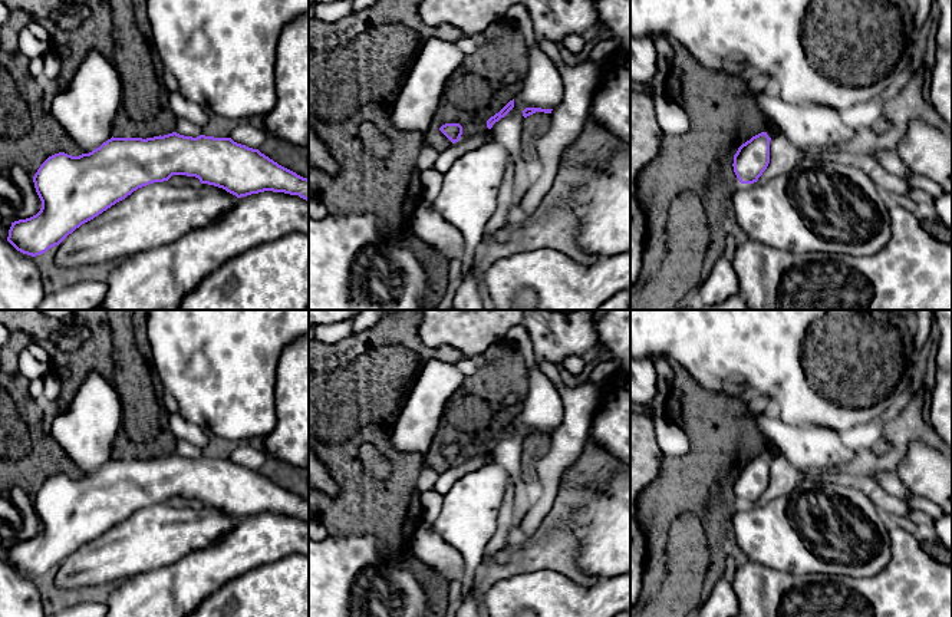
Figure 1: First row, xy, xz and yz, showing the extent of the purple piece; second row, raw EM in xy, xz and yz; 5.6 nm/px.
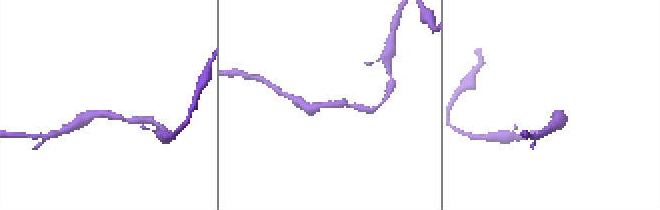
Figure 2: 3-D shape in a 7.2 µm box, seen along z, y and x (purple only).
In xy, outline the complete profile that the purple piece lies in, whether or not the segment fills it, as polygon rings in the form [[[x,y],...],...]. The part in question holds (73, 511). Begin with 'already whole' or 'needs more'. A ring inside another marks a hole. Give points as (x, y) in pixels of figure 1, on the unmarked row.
already whole; [[[177,453],[146,461],[112,458],[89,475],[72,478],[59,474],[49,478],[33,498],[42,529],[30,540],[11,544],[7,562],[23,575],[40,577],[138,509],[168,502],[172,496],[195,498],[201,505],[223,509],[237,519],[273,512],[309,522],[307,499],[231,459],[192,459]]]

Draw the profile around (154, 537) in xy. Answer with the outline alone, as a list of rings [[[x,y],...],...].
[[[168,502],[149,505],[69,555],[57,567],[55,584],[60,588],[78,588],[119,583],[167,567],[190,552],[207,548],[221,540],[237,521],[225,511],[208,505],[200,508],[177,508]]]

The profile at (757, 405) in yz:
[[[757,395],[747,400],[745,415],[760,416],[768,412],[774,412],[773,402],[770,397],[764,395]]]

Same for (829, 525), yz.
[[[807,475],[791,496],[778,496],[765,505],[741,505],[731,525],[750,561],[778,571],[864,578],[879,574],[890,560],[886,515],[856,481],[839,476]]]

